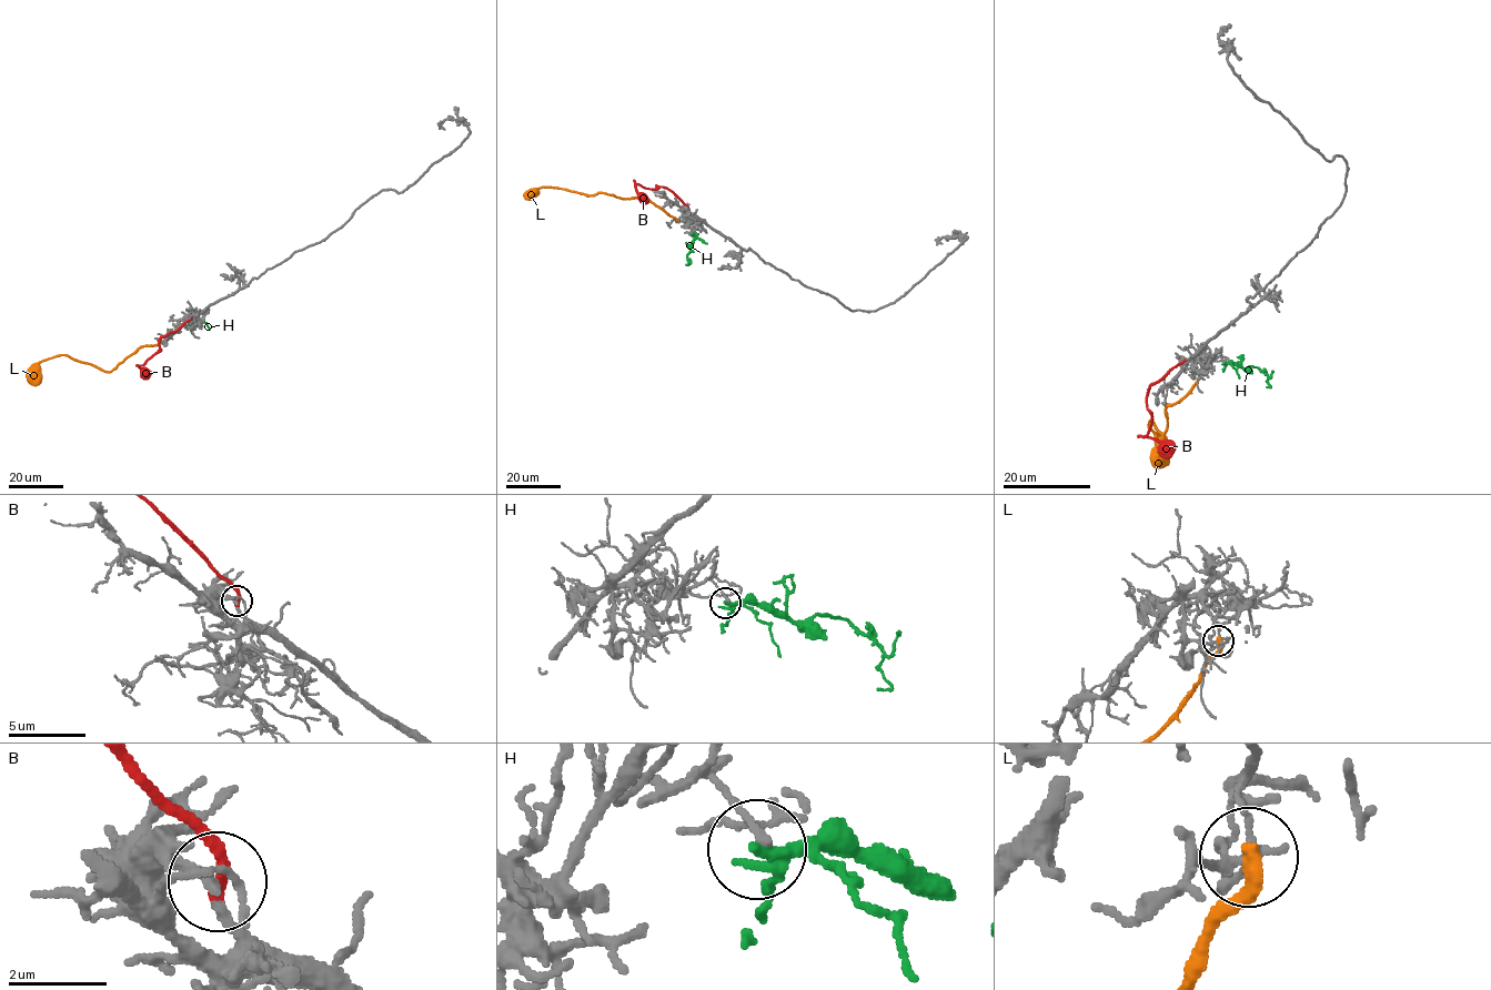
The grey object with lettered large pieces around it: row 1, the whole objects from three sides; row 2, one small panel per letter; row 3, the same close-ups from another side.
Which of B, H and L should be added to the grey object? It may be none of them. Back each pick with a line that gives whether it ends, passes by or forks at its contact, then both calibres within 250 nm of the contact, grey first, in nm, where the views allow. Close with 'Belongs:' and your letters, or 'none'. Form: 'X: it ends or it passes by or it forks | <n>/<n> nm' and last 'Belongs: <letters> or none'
B: it ends | 380/280 nm
Belongs: B

